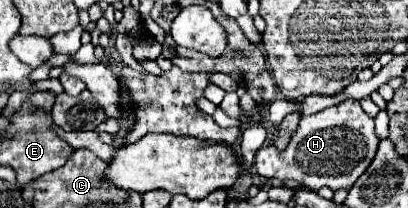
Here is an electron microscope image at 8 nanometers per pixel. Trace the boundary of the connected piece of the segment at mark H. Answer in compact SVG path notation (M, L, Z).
M346 99L340 105L328 107L314 115L304 115L286 151L278 153L274 147L262 147L254 165L262 177L298 181L310 191L318 191L324 185L332 191L348 191L372 163L378 143L380 139L374 133L374 119L360 107L360 101Z

